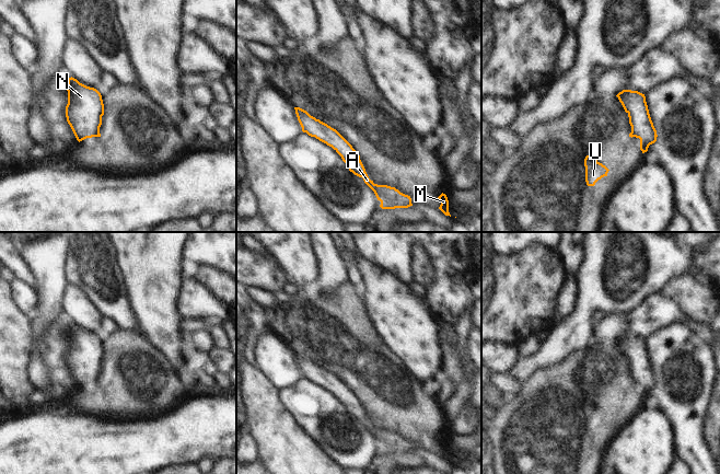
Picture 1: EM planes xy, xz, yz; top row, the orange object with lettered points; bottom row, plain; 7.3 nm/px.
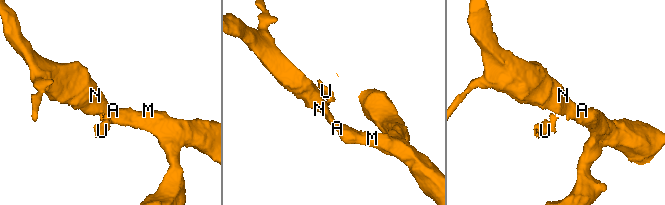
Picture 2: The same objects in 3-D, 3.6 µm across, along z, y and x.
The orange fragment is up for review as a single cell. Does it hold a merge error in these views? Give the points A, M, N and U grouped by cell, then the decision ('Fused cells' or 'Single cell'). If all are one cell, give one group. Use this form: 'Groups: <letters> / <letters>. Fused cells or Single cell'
Groups: A M N / U. Fused cells.

